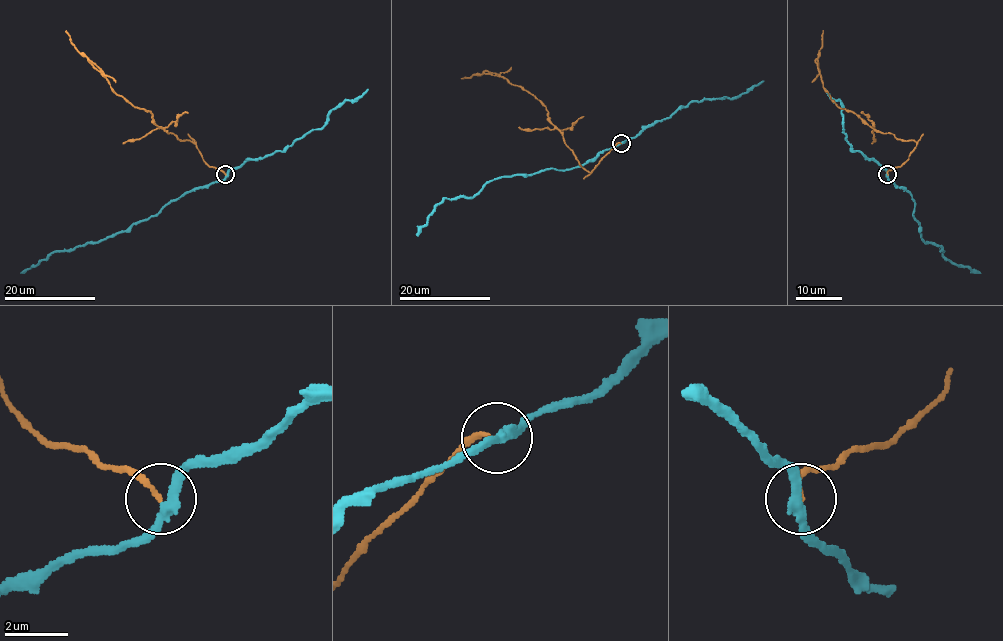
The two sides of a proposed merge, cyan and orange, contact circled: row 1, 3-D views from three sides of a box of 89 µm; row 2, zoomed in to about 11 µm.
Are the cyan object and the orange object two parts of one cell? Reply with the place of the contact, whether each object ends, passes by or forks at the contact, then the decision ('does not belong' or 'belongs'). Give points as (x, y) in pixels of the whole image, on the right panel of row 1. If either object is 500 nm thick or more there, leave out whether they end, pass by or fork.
at (887, 174); cyan passes by; orange ends there; does not belong

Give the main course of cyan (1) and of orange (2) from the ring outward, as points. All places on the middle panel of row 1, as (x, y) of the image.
1: (621, 143), (570, 170), (549, 168), (501, 176), (472, 197), (445, 198), (417, 236)
2: (621, 143), (589, 172), (550, 120), (545, 107), (533, 95), (505, 78), (490, 74), (461, 78)

